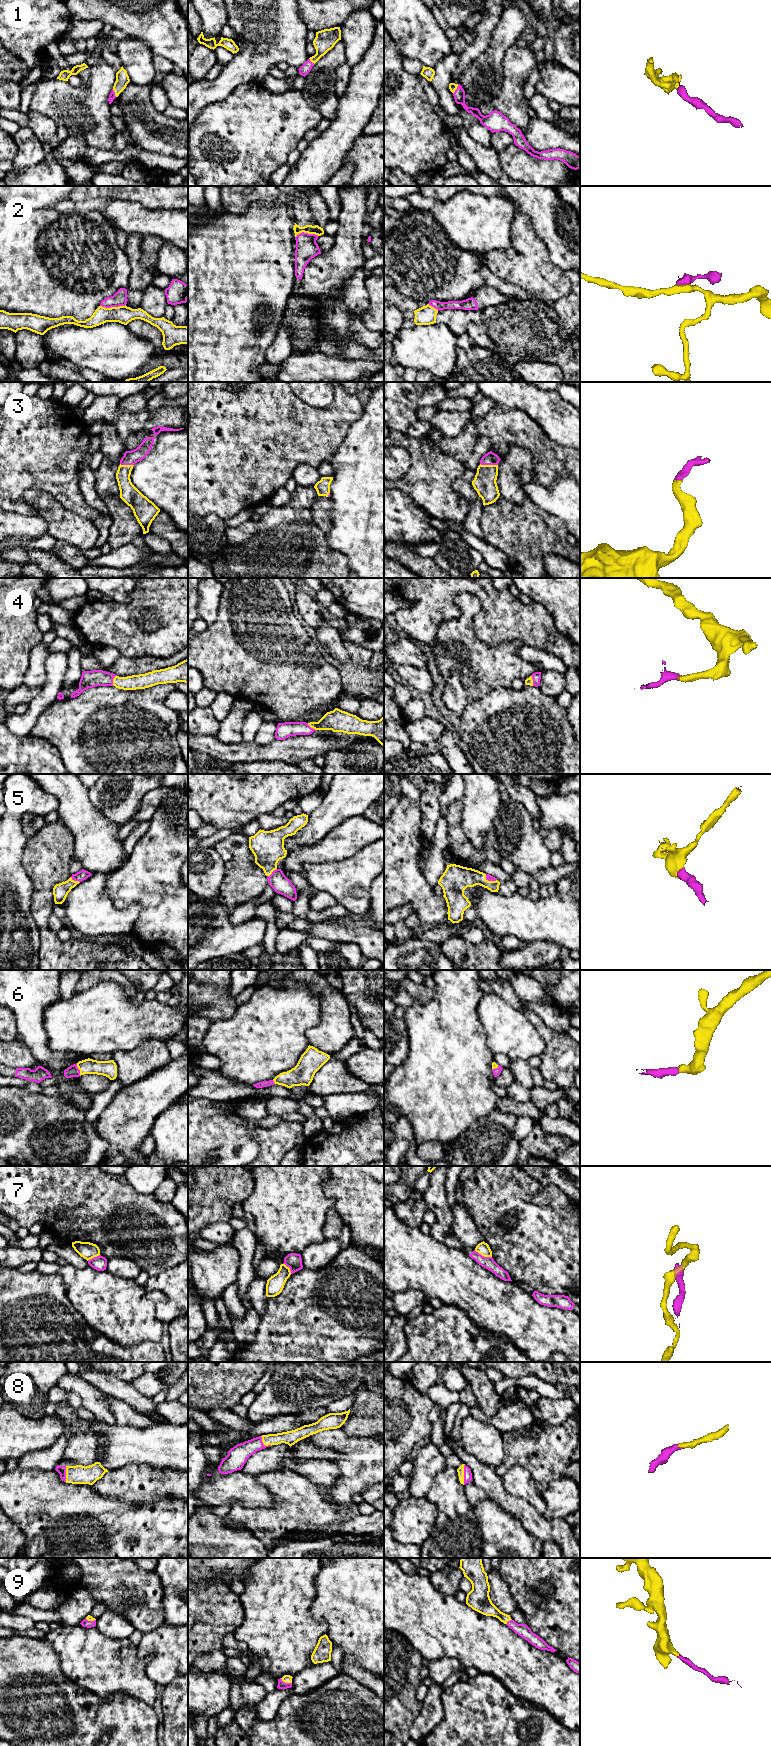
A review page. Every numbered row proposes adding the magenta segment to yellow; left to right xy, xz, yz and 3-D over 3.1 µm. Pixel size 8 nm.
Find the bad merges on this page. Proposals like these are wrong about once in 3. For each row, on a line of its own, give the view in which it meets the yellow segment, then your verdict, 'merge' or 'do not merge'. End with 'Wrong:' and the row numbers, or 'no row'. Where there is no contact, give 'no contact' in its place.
1: meets yellow in yz; merge
2: meets yellow in xy; do not merge
3: meets yellow in yz; merge
4: meets yellow in xy; merge
5: meets yellow in xz; merge
6: meets yellow in xy; merge
7: meets yellow in yz; do not merge
8: meets yellow in yz; merge
9: meets yellow in xz; merge
Wrong: 2, 7

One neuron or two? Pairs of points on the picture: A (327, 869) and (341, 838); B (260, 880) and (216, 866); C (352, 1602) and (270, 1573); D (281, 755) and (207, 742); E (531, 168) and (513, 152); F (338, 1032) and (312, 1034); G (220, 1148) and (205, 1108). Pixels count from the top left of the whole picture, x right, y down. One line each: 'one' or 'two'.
A: two
B: two
C: two
D: one
E: one
F: one
G: one

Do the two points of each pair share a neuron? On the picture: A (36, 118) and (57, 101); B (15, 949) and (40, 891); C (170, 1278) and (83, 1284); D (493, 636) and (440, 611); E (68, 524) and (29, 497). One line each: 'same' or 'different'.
A: different
B: different
C: different
D: same
E: same

